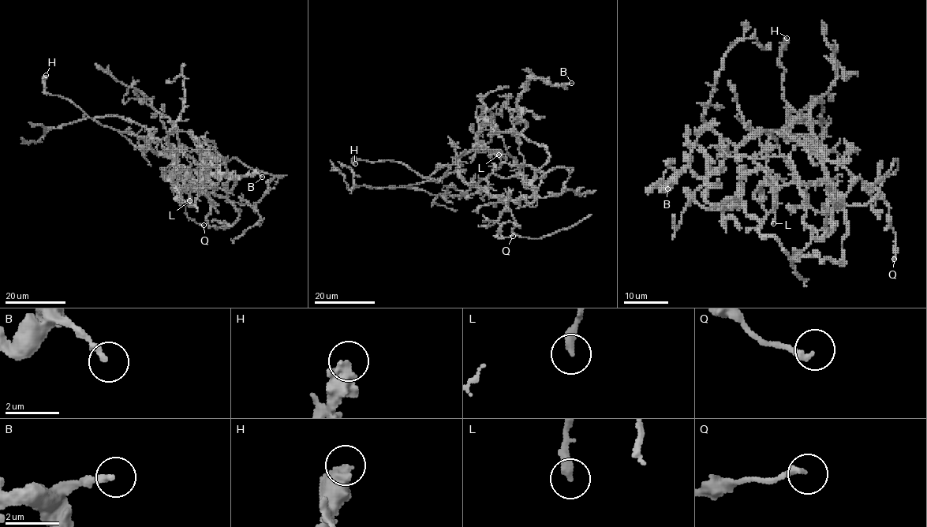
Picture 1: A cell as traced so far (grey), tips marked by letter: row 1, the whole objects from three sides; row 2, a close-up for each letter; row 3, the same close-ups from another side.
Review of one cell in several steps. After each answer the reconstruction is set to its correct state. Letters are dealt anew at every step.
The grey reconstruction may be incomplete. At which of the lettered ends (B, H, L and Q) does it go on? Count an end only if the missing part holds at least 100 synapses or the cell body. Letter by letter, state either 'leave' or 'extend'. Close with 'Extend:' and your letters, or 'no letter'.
B: leave
H: leave
L: leave
Q: leave
Extend: no letter

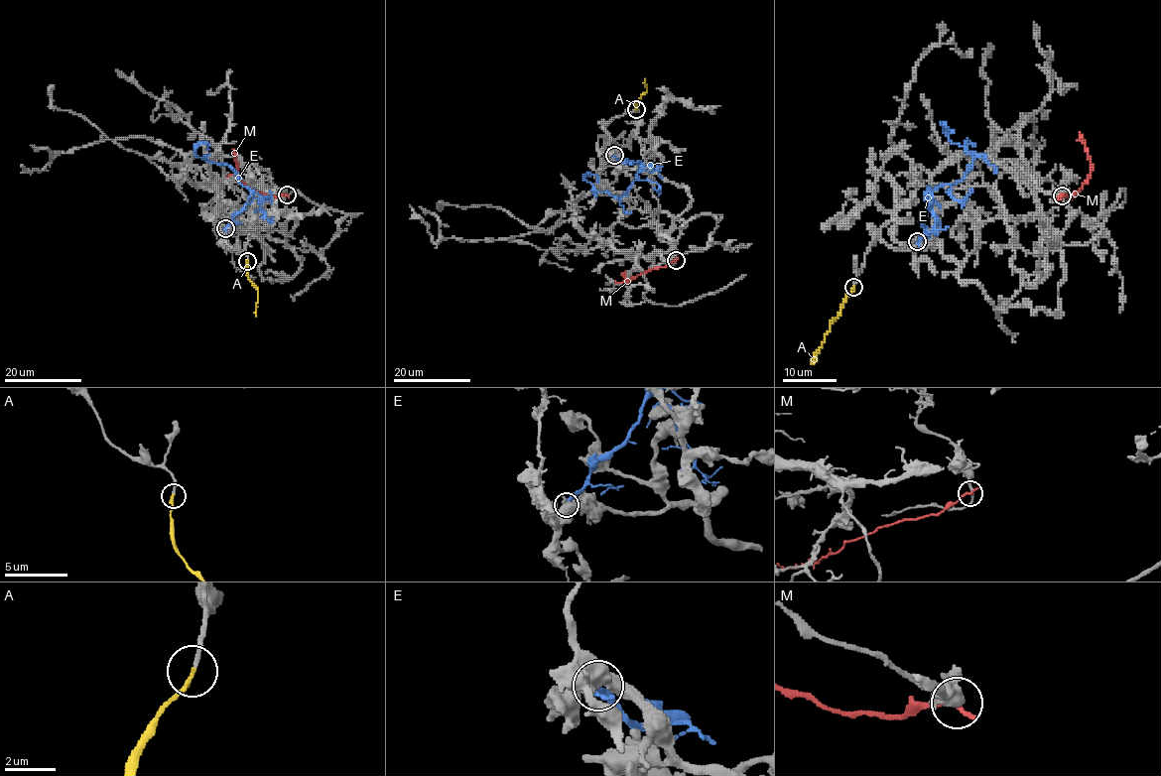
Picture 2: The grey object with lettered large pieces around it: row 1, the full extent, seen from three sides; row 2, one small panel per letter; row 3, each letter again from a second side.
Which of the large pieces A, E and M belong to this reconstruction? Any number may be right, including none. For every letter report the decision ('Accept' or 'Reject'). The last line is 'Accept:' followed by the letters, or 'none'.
A: Accept
E: Reject
M: Reject
Accept: A

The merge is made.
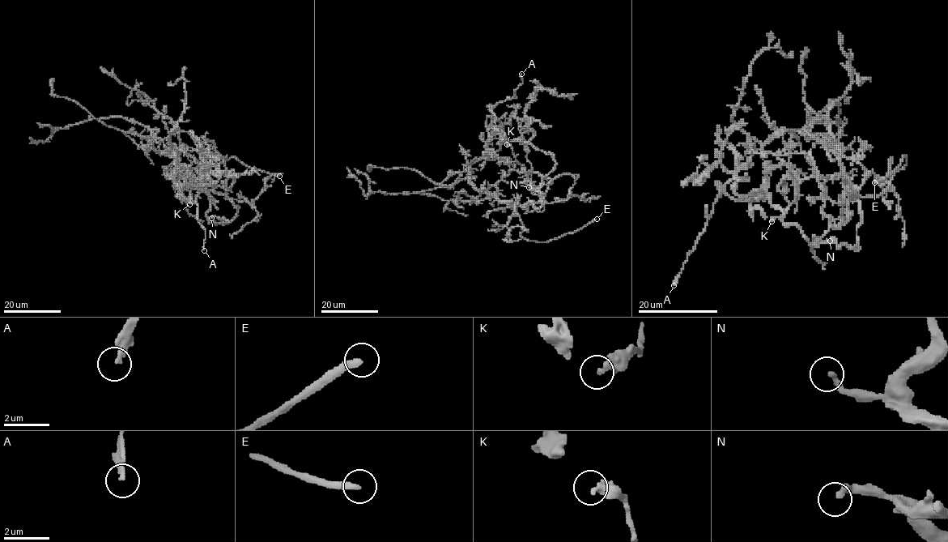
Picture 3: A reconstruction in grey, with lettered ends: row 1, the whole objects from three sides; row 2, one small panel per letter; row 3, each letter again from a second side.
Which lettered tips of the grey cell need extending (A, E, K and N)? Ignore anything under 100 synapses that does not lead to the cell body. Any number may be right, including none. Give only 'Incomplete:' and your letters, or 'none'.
Incomplete: E

